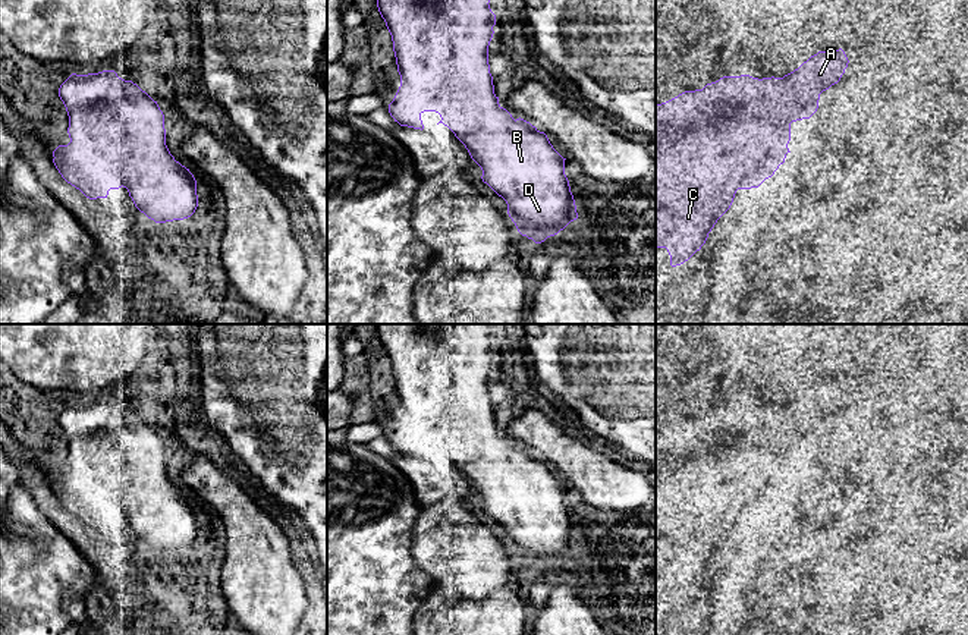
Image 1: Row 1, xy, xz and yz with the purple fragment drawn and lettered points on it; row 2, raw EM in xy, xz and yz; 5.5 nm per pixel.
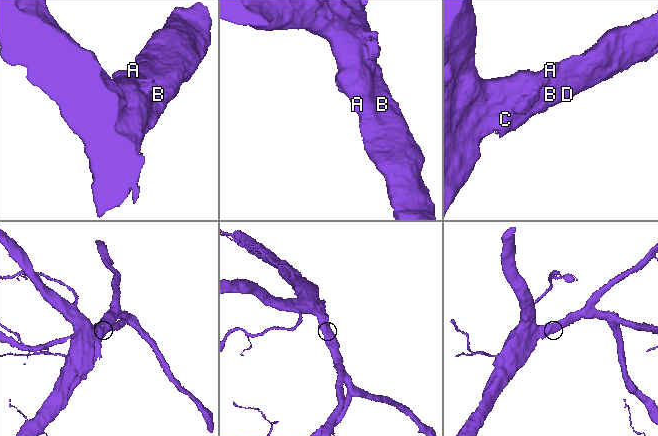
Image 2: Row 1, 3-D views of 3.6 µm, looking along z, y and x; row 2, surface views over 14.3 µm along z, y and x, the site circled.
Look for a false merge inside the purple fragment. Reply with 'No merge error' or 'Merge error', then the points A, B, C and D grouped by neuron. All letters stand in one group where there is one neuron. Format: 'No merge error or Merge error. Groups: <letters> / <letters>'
No merge error. Groups: A B C D

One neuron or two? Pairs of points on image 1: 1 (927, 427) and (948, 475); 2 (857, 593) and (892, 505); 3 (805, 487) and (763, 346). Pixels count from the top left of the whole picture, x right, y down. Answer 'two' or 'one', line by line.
1: one
2: two
3: two

